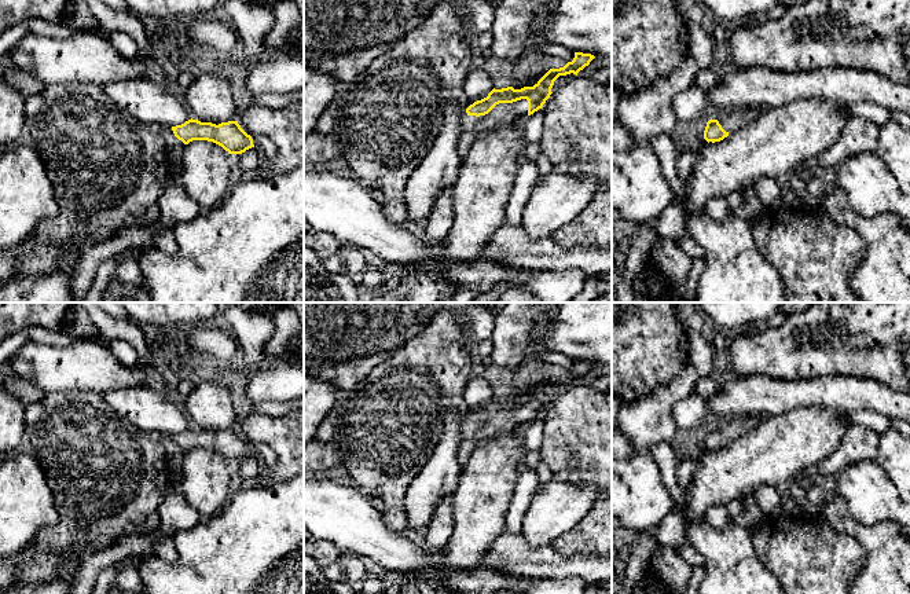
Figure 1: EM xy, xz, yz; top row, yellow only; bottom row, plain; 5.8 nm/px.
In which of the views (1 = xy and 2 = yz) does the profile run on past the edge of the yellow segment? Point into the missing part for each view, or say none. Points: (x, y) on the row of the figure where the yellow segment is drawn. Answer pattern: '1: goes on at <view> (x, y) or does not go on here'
1: does not go on here
2: goes on at yz (734, 120)

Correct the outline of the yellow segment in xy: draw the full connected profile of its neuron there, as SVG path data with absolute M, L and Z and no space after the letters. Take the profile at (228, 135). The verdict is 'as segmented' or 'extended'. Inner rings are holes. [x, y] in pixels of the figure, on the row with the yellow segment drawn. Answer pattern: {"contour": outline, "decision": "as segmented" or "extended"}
{"contour": "M191 118L181 125L172 126L172 131L184 144L192 140L208 140L221 146L228 154L242 154L254 147L252 136L241 128L238 121L216 125Z", "decision": "as segmented"}

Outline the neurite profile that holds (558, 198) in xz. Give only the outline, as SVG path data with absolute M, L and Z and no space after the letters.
M557 166L537 180L522 212L522 228L532 239L548 238L576 219L598 190L592 177L572 176Z

